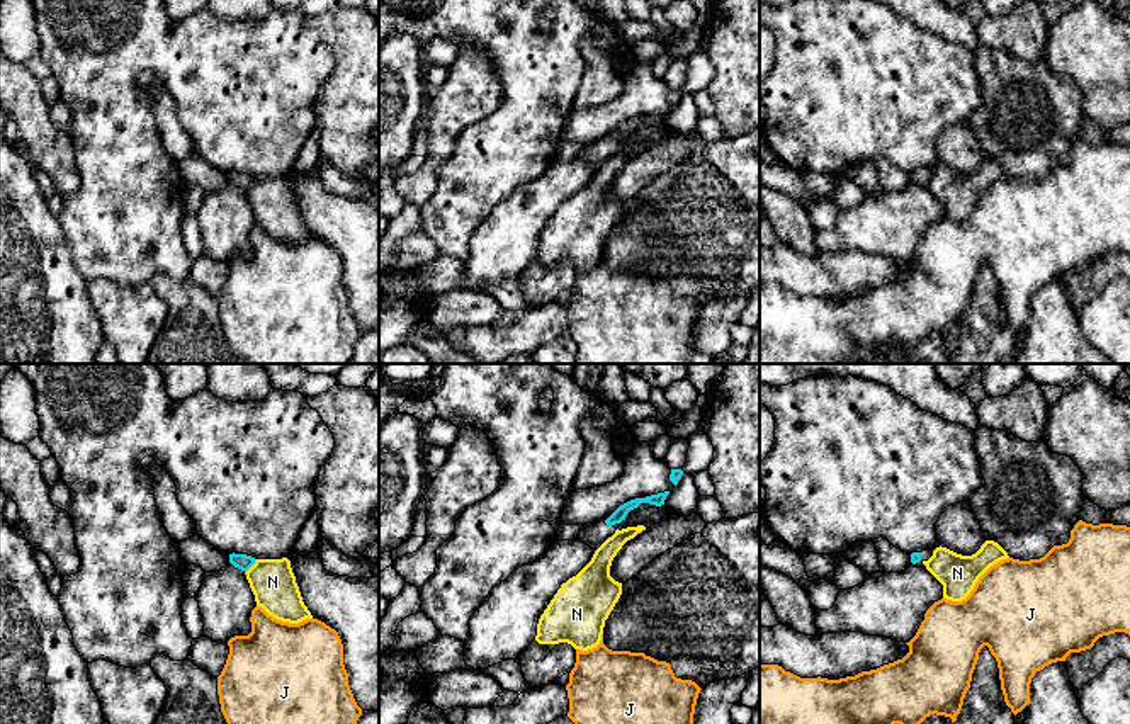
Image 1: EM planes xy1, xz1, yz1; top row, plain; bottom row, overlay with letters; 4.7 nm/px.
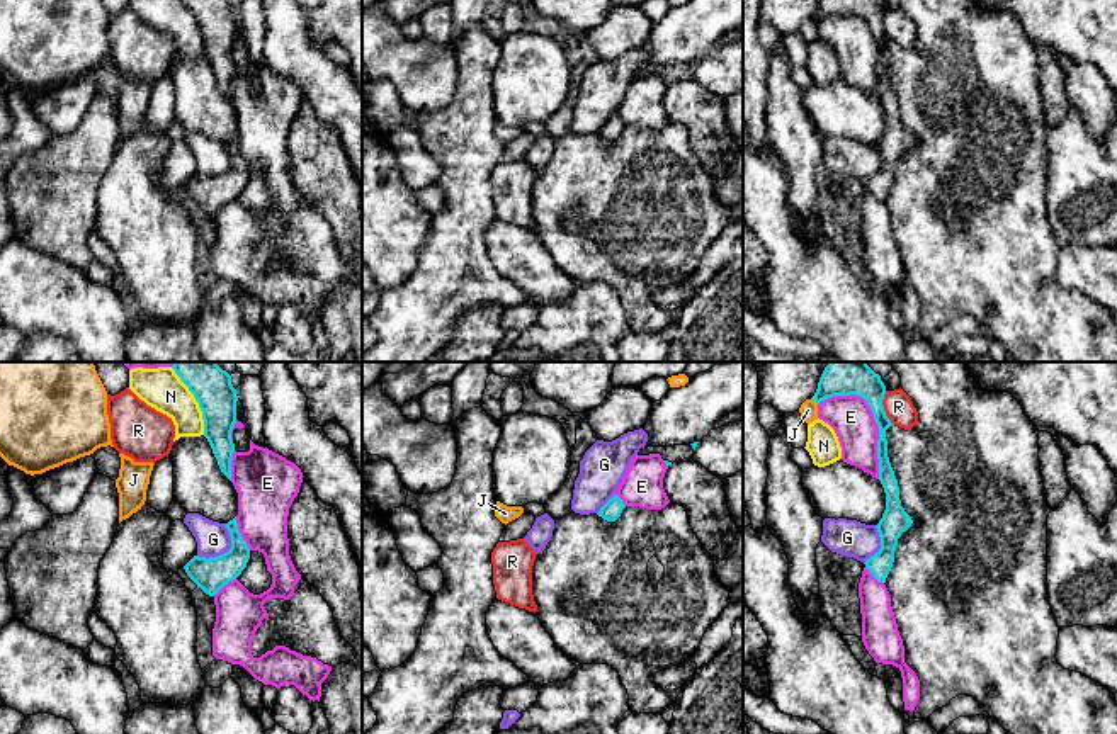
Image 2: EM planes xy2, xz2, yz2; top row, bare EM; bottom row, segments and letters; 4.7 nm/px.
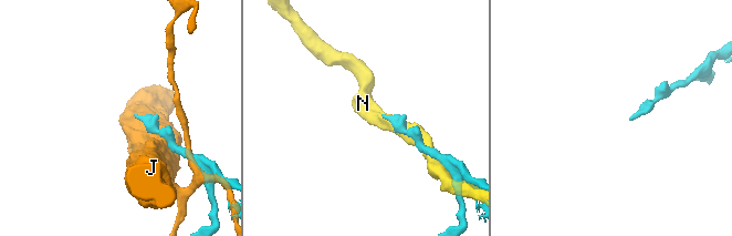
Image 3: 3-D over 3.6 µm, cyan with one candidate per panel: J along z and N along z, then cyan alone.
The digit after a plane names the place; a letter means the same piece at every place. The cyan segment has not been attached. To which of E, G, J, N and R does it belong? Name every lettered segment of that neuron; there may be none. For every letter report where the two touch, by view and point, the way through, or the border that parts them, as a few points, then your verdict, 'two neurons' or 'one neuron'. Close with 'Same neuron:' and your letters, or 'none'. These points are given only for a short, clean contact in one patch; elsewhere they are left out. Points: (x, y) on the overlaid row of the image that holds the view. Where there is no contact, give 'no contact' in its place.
E: meets cyan in yz2 at (874, 418); two neurons
G: meets cyan in xy2 at (225, 553); border along xy2 (225, 524), (230, 534), (230, 547), (215, 556), (198, 556); two neurons
J: meets cyan in yz2 at (813, 400); two neurons
N: meets cyan in xy2 at (196, 400); two neurons
R: meets cyan in yz2 at (883, 408); border along yz2 (884, 391), (883, 410), (893, 423); two neurons
Same neuron: none

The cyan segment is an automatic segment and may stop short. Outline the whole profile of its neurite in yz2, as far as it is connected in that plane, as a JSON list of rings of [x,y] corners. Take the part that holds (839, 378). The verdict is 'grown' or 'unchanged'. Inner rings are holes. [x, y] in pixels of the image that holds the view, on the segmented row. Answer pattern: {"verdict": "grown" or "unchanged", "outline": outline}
{"verdict": "unchanged", "outline": [[[828,362],[811,399],[819,404],[828,398],[850,394],[860,396],[867,401],[879,426],[879,481],[886,493],[886,510],[876,525],[881,537],[881,549],[864,564],[877,581],[886,583],[894,562],[898,539],[913,523],[911,517],[901,506],[898,479],[887,457],[886,430],[893,426],[893,423],[886,416],[882,406],[886,386],[881,381],[881,375],[876,374],[867,362]]]}

